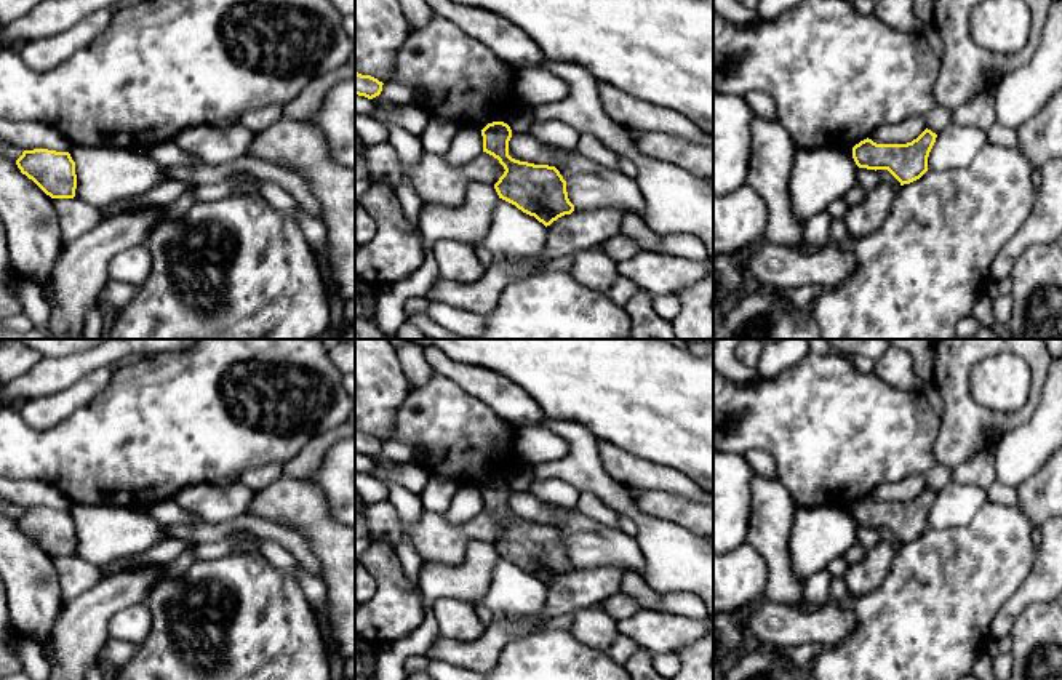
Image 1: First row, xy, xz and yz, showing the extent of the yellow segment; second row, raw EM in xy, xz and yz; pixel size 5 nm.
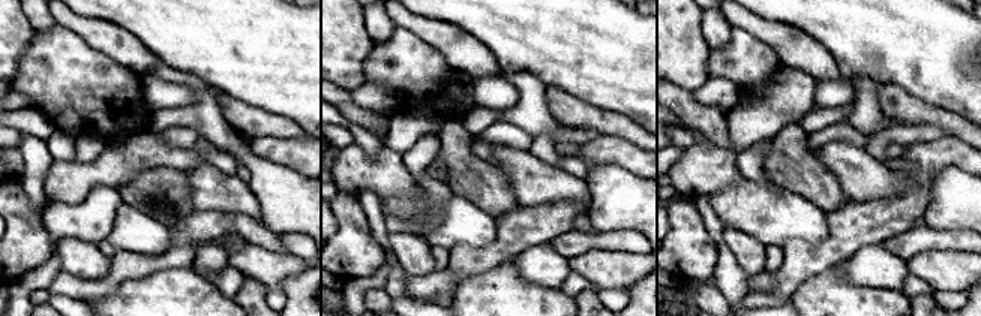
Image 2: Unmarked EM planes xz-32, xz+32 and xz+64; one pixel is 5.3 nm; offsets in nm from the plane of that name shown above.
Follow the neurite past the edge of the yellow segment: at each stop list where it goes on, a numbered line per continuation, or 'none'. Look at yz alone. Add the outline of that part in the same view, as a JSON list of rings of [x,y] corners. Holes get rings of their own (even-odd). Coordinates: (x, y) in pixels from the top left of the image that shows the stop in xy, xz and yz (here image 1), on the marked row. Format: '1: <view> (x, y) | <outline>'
none

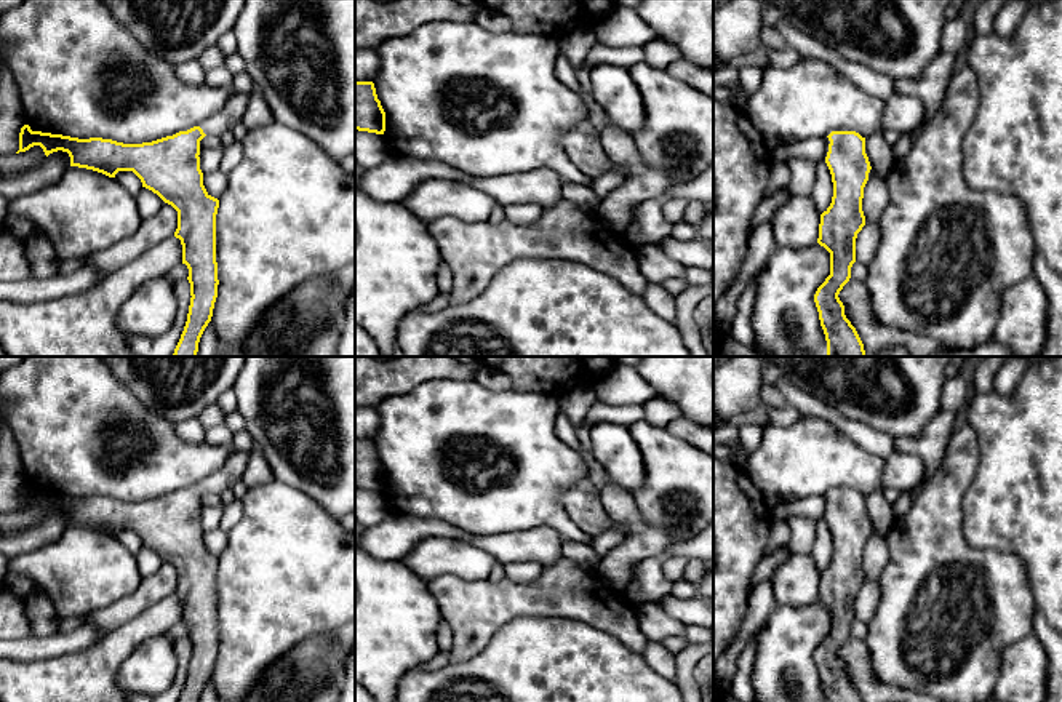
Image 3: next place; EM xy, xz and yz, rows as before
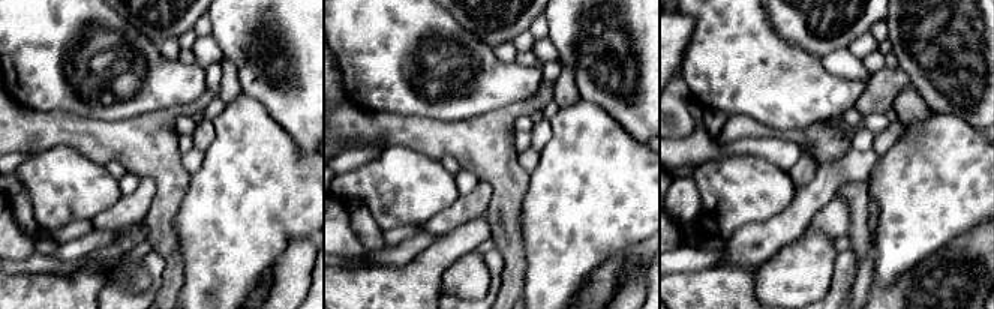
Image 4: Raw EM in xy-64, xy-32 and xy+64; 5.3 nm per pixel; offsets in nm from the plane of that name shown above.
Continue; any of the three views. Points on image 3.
1: xy (232, 112) | [[[230,91],[226,106],[218,114],[202,122],[198,126],[203,130],[205,134],[219,136],[232,131],[232,128],[243,118],[248,99],[248,94],[238,94]]]

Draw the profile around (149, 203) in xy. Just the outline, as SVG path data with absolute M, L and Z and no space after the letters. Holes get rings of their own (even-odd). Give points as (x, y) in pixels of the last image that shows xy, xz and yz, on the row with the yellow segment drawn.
M146 187L141 189L141 192L134 197L134 200L142 221L154 217L165 205L165 201L157 193L154 193Z

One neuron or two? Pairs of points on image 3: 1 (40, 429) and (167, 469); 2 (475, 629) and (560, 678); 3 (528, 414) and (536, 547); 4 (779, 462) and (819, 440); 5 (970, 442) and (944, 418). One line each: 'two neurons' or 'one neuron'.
1: one neuron
2: two neurons
3: two neurons
4: one neuron
5: two neurons

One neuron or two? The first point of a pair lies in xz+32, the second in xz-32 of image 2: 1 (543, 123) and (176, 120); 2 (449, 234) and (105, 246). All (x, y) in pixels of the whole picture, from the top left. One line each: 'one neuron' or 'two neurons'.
1: one neuron
2: two neurons

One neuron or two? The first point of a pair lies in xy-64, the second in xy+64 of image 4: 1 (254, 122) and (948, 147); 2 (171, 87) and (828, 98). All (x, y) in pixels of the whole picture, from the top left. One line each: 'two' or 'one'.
1: one
2: one

